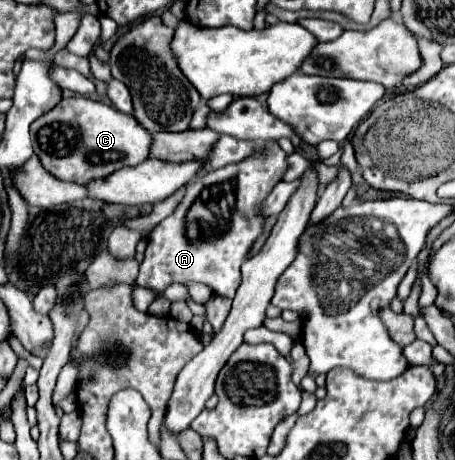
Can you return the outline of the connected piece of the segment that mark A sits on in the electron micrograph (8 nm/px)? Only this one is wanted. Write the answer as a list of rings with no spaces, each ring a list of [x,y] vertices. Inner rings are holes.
[[[267,144],[265,154],[251,156],[233,166],[217,168],[213,172],[207,172],[205,178],[201,176],[199,180],[185,186],[187,188],[185,196],[181,198],[181,202],[177,204],[173,214],[167,216],[163,222],[159,222],[147,237],[147,250],[145,250],[141,268],[139,268],[137,284],[153,290],[155,296],[163,296],[165,288],[173,282],[177,282],[177,284],[199,282],[199,284],[209,286],[213,290],[213,294],[233,298],[237,292],[237,286],[241,284],[241,264],[247,260],[247,254],[249,254],[251,246],[255,244],[255,240],[263,234],[263,226],[265,226],[265,216],[261,214],[263,200],[269,196],[273,186],[283,180],[285,158],[287,158],[287,154],[277,144]],[[195,204],[197,206],[201,204],[205,208],[205,214],[189,216],[189,212]]]

